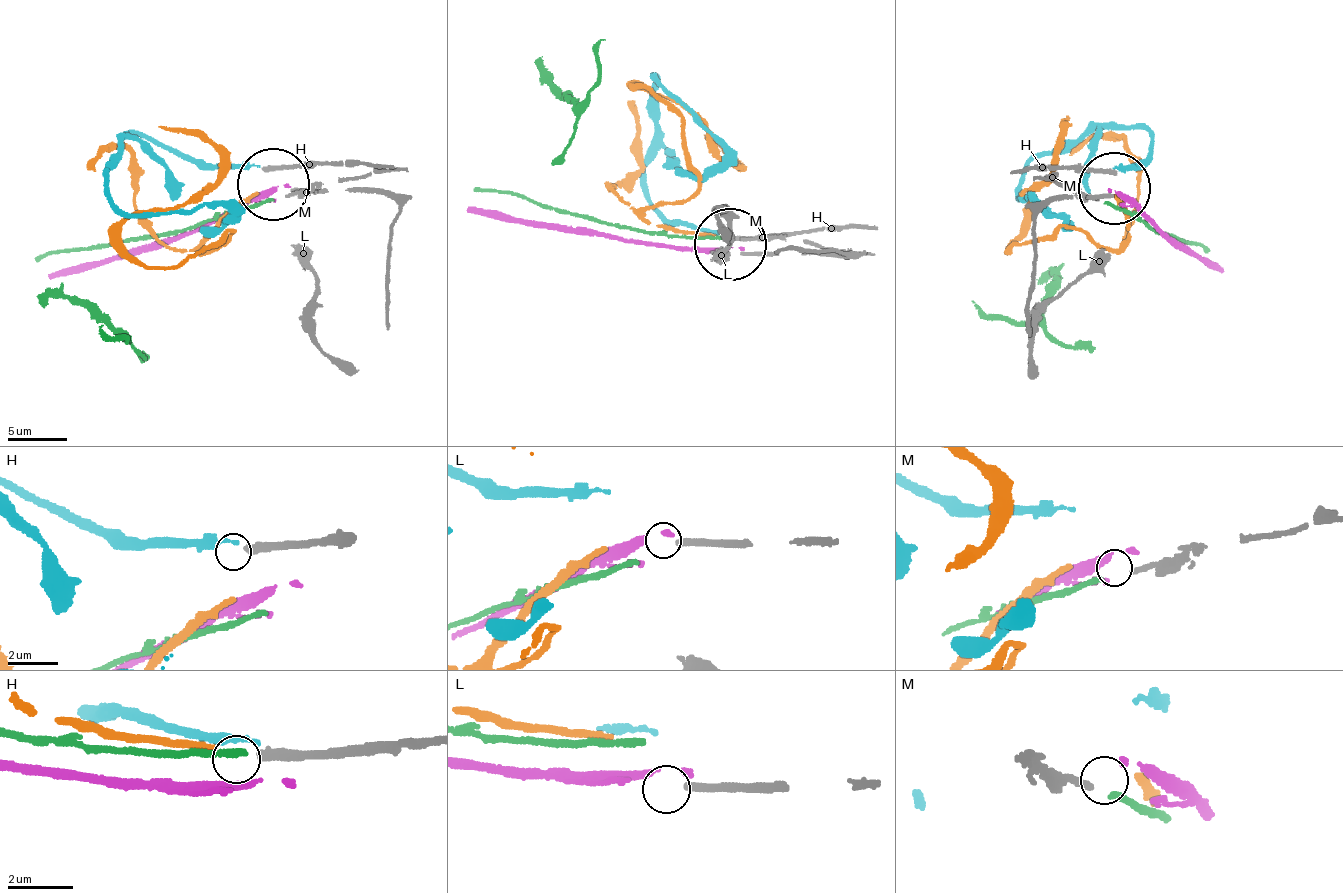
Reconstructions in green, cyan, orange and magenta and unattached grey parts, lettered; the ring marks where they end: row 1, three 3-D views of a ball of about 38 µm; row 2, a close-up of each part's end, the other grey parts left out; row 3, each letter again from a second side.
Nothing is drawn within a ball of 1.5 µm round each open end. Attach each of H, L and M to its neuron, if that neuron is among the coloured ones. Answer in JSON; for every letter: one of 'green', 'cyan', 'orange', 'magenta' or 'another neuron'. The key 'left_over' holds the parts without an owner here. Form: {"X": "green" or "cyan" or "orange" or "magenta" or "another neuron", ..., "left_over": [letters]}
{"H": "another neuron", "L": "another neuron", "M": "green", "left_over": ["H", "L"]}

